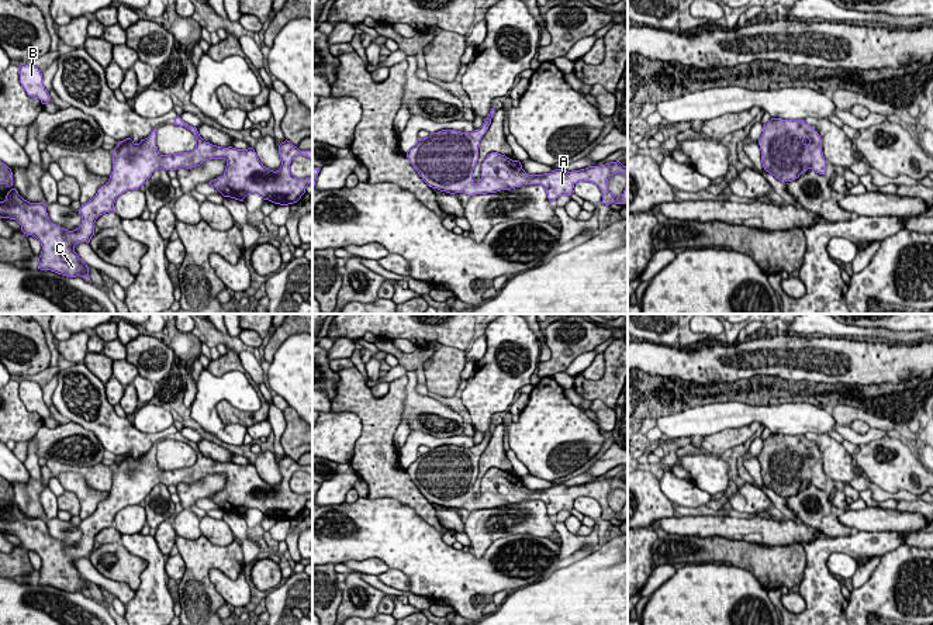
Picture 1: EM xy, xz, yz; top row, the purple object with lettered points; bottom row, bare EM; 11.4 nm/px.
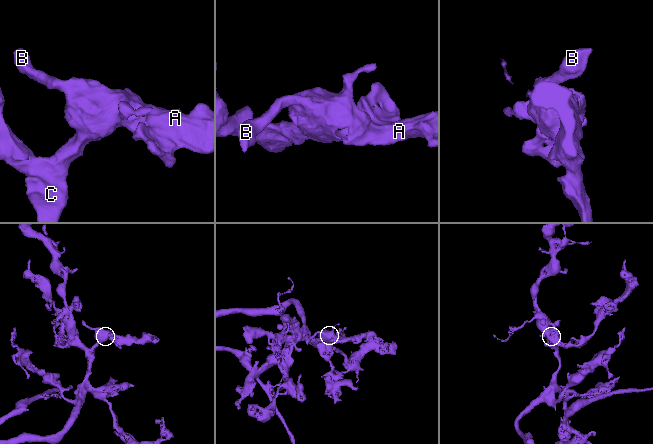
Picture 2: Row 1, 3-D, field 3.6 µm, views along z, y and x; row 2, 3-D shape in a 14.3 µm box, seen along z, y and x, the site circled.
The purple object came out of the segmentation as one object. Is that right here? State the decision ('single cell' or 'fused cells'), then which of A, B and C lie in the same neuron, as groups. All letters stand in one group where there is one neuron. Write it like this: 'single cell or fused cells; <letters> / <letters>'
single cell; A B C

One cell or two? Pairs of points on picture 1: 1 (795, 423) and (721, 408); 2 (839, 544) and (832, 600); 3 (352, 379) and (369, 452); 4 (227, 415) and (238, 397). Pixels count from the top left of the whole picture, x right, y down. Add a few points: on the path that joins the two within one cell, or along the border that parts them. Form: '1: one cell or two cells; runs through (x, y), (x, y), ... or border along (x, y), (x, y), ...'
1: one cell; runs through (777, 418), (763, 413), (739, 413)
2: one cell; runs through (823, 555), (821, 558), (821, 584)
3: one cell; runs through (356, 397), (370, 411), (370, 434)
4: two cells; border along (242, 373), (261, 406), (220, 400), (225, 425)

